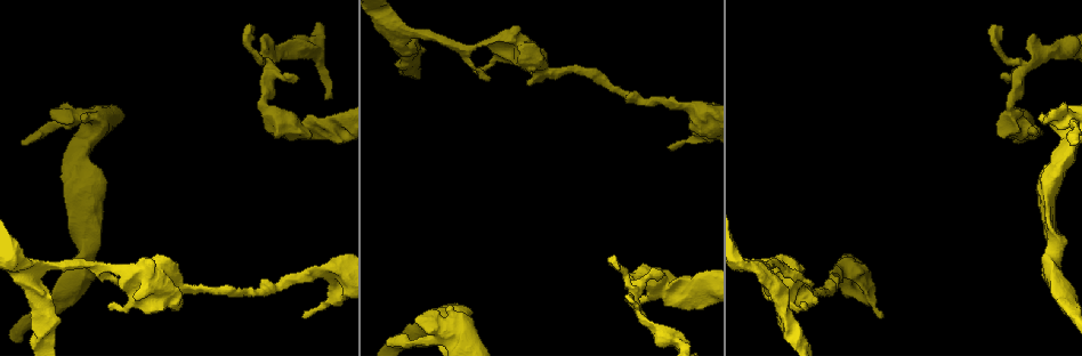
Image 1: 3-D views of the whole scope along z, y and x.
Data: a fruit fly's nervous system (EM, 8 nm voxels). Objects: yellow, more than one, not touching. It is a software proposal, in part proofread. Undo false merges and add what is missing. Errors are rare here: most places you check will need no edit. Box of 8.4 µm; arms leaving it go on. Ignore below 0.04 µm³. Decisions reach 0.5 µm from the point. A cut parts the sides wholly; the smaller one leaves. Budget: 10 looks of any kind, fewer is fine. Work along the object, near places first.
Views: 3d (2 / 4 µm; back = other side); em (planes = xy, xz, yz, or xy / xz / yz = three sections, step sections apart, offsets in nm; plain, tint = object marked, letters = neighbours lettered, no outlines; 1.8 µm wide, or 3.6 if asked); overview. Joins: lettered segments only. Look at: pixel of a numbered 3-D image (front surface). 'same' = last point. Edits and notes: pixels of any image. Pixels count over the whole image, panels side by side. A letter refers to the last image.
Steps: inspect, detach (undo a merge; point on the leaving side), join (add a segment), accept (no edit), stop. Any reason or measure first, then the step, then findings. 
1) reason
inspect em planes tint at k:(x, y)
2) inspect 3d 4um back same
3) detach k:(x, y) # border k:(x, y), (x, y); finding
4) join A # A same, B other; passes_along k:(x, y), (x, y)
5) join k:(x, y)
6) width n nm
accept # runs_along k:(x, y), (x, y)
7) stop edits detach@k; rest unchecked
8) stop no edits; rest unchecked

free end
inspect 3d 4um at 1:(634, 300)

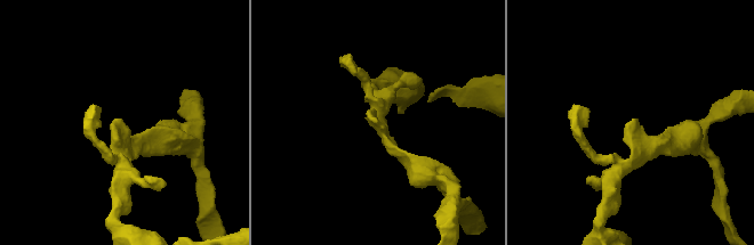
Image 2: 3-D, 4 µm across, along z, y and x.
now the EM
inspect em yz step 8 letters at 2:(377, 121)

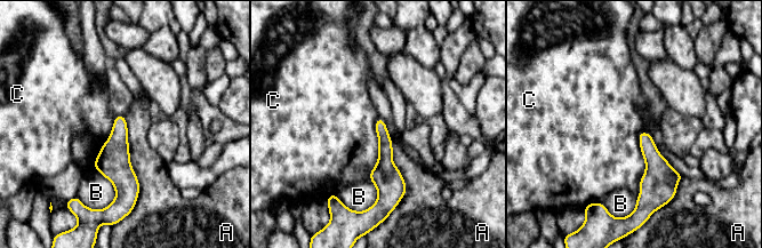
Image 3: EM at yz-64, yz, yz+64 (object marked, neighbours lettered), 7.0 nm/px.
inspect em planes letters same

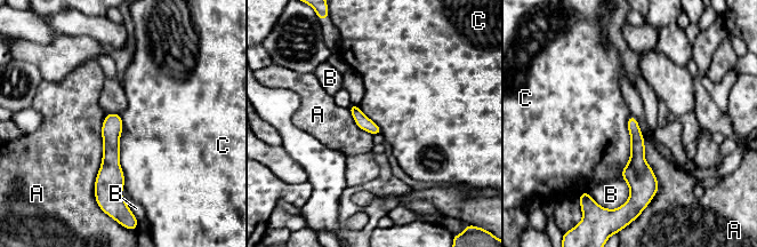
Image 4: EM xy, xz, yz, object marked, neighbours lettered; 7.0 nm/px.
accept # A other, B other, C other; runs_along 4:(110, 116), (111, 184), (113, 194); none of them fits

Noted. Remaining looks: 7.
free end
inspect 3d 4um at 1:(1030, 134)

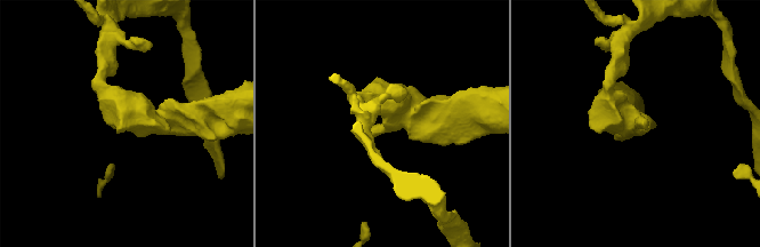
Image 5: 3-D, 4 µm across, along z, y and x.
inspect em xz step 4 letters at 5:(114, 127)

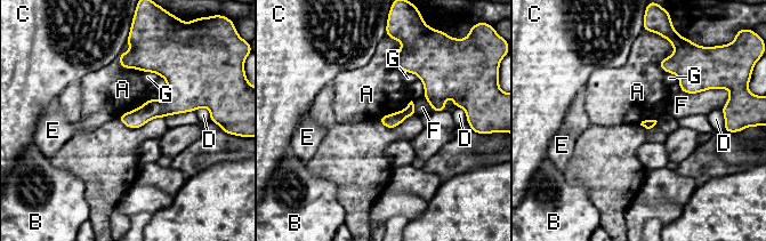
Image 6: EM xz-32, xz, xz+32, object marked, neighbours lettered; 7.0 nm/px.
another direction
inspect em planes letters same

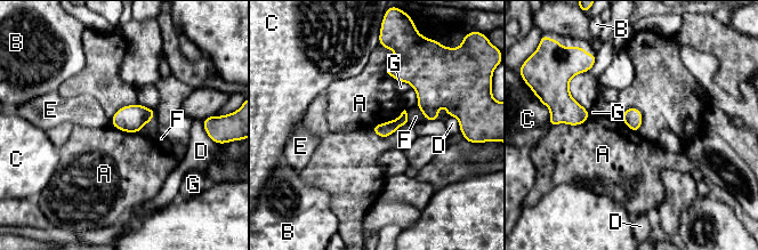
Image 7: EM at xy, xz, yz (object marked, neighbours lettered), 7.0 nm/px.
accept # A other, B other, C other, D other, E other, F other, G other; border 7:(590, 114), (579, 124), (554, 126); none of them fits

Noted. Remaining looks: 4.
free end
inspect em planes letters at 1:(303, 315)

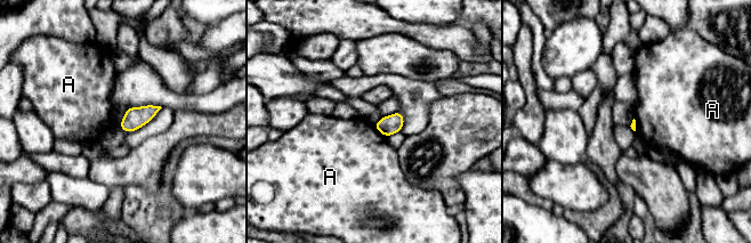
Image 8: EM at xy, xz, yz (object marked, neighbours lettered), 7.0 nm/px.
accept # A other; border 8:(373, 124), (386, 137); no lettered segment goes on from it

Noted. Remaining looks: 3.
an open end
inspect em 3.6um xy step 4 tint at 1:(526, 83)

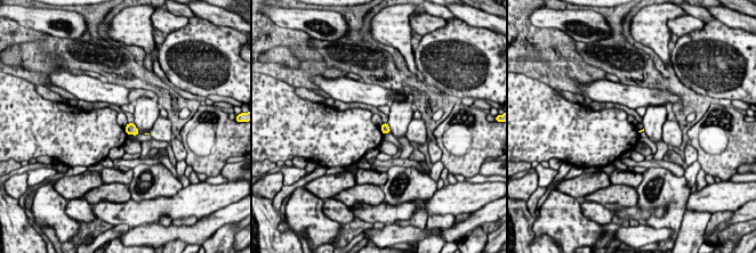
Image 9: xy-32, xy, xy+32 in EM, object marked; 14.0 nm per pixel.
inspect em 3.6um planes letters same

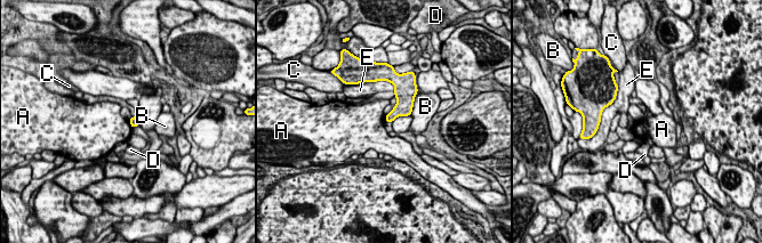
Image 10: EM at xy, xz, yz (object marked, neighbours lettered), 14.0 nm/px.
accept # A other, B other, C other, D other, E other; border 10:(128, 121), (131, 128); none of them fits

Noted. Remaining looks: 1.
stop no edits; rest unchecked

